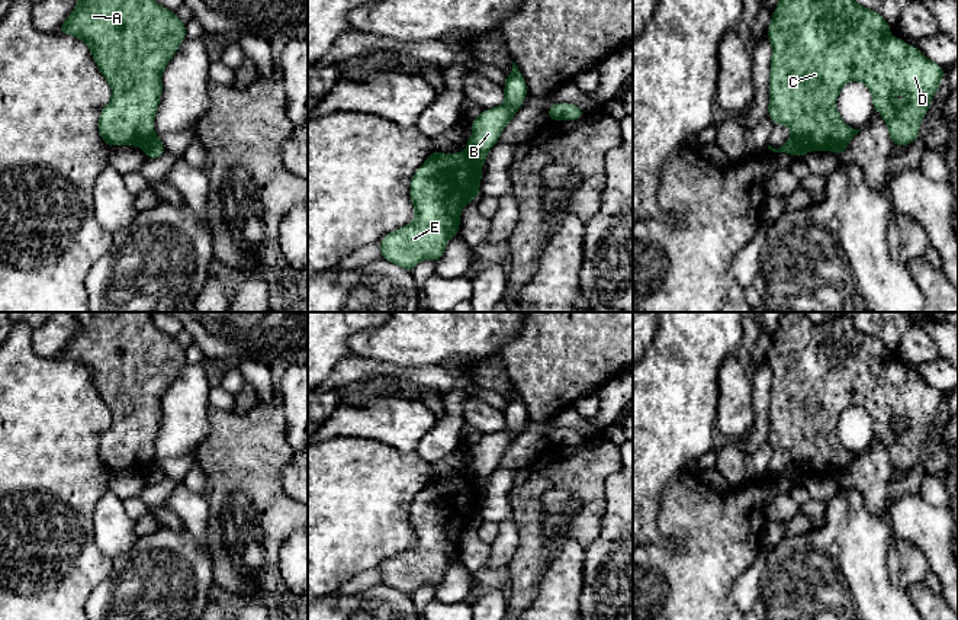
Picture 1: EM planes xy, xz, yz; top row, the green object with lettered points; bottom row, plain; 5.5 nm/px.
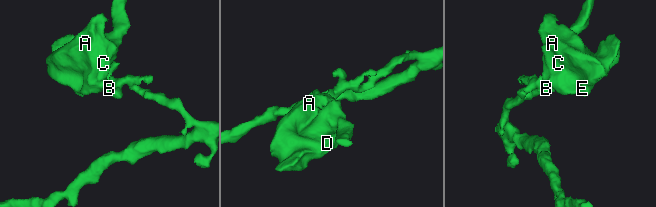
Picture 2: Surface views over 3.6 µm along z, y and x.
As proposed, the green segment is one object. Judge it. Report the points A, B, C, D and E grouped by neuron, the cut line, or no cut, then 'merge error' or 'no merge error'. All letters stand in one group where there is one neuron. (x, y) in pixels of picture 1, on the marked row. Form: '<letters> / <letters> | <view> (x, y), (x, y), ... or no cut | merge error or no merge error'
A C D E / B | xz (468, 148), (481, 164) | merge error

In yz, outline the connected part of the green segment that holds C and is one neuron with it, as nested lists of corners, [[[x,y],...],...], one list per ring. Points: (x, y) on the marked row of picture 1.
[[[779,0],[768,29],[772,45],[768,115],[772,122],[788,125],[791,138],[804,151],[843,155],[861,129],[840,119],[836,97],[848,81],[861,81],[871,91],[872,109],[885,121],[891,142],[910,145],[919,138],[920,122],[945,70],[914,45],[891,38],[890,28],[878,12],[855,0]]]

